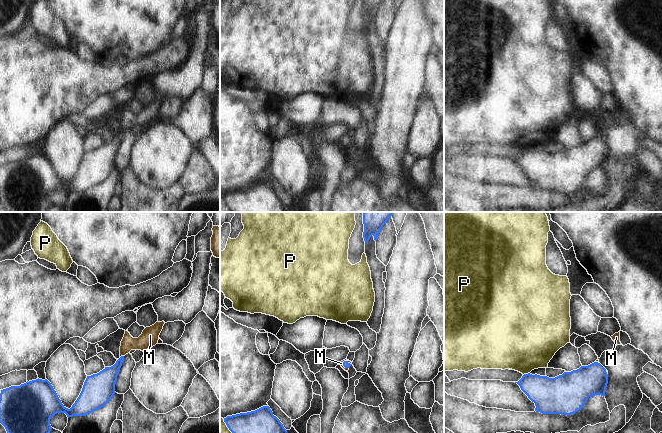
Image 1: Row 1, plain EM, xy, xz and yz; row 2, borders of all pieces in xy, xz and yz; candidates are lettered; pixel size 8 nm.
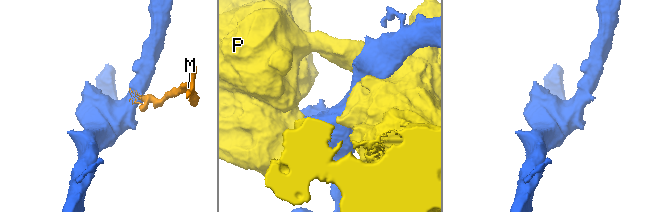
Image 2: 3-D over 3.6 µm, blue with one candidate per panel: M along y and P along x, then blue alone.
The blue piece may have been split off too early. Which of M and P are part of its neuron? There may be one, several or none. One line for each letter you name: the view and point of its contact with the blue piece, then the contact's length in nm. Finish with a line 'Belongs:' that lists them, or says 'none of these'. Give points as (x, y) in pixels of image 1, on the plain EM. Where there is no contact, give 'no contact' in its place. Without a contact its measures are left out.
M: contact xz (345, 137); length 80 nm
Belongs: M

